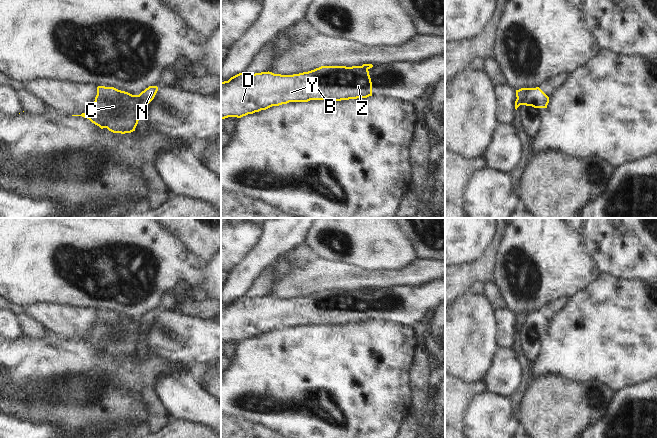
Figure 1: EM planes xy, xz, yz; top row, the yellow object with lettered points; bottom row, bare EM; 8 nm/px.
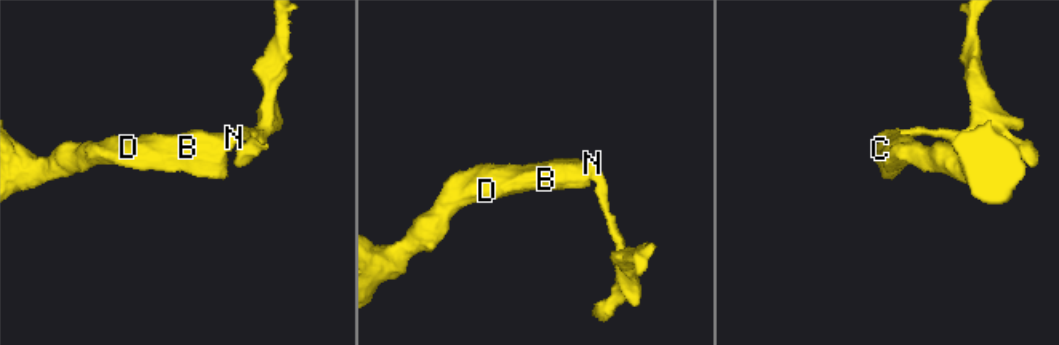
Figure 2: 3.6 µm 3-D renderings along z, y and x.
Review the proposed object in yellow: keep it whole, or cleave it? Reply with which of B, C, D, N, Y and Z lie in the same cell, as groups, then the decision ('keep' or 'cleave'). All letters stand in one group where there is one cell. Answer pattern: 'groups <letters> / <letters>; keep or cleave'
groups B C D Y Z / N; cleave

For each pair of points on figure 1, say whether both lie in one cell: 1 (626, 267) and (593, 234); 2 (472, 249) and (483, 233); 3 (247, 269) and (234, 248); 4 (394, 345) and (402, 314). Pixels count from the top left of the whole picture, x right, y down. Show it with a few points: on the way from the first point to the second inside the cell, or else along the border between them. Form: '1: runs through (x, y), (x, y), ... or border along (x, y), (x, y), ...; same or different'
1: runs through (618, 259), (601, 242); same
2: runs through (472, 245), (479, 237); same
3: border along (257, 242), (231, 270); different
4: border along (376, 320), (394, 321), (410, 326); different

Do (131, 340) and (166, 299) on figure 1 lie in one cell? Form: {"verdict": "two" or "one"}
{"verdict": "two"}

